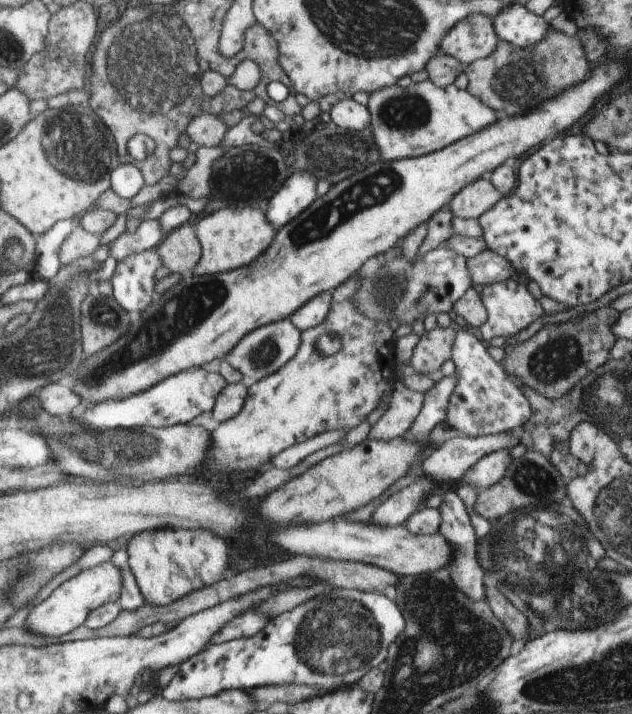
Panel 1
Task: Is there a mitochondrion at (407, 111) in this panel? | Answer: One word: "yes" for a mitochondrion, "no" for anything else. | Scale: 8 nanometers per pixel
yes

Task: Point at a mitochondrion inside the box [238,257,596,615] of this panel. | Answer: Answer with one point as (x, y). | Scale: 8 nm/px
(537, 548)

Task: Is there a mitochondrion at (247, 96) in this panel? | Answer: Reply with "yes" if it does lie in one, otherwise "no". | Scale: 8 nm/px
no

